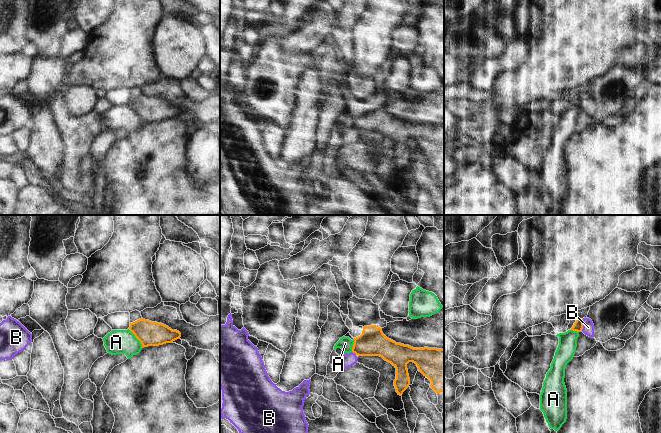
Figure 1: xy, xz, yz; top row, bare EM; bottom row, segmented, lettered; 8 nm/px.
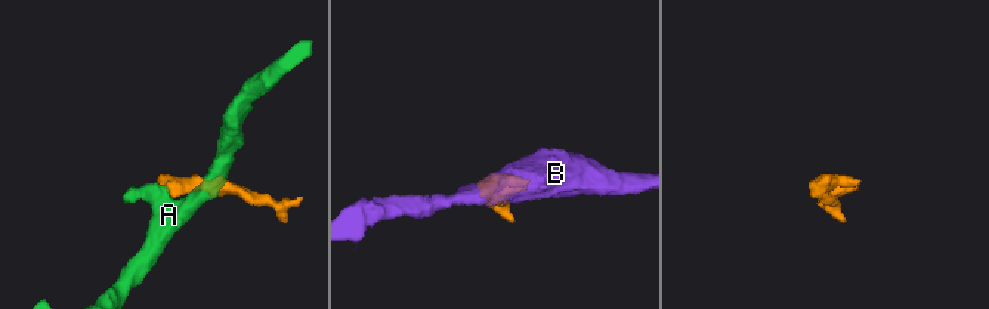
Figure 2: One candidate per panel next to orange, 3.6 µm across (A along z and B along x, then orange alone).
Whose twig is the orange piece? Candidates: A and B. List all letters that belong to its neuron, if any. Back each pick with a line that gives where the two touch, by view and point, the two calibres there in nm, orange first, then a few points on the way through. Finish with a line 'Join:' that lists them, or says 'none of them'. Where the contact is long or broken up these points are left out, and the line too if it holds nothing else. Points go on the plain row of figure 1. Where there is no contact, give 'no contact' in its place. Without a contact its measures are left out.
B: yz (582, 101) | 80/100 nm | across yz (578, 101), (582, 101), (588, 103)
Join: B

